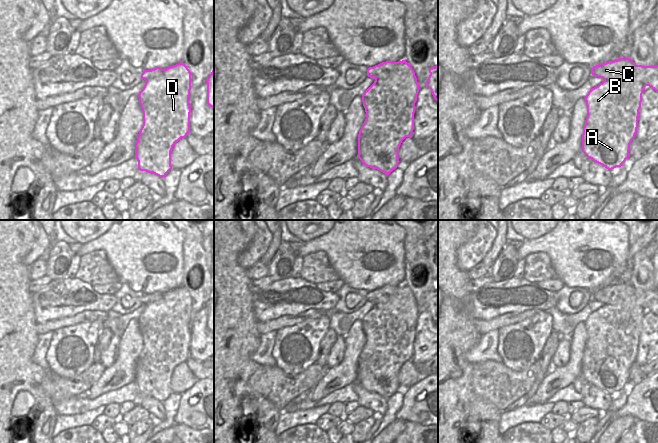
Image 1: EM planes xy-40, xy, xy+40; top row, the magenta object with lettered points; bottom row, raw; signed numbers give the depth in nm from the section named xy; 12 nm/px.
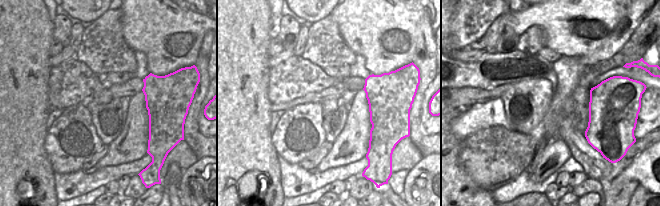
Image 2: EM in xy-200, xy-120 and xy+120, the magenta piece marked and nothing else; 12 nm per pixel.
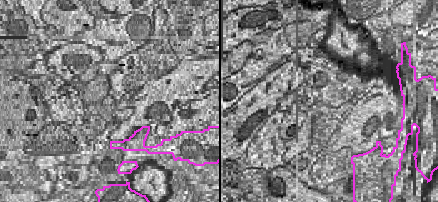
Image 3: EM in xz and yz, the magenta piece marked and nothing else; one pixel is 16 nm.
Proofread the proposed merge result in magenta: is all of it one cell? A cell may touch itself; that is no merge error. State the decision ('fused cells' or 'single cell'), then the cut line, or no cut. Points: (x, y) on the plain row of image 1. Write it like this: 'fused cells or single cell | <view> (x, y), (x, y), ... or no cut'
fused cells | xy+40 (604, 303), (615, 304), (626, 298), (633, 298), (645, 310)

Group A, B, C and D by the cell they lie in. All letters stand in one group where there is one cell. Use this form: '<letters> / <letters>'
A B D / C

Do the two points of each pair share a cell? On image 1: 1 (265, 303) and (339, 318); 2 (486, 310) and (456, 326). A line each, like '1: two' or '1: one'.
1: two
2: two

